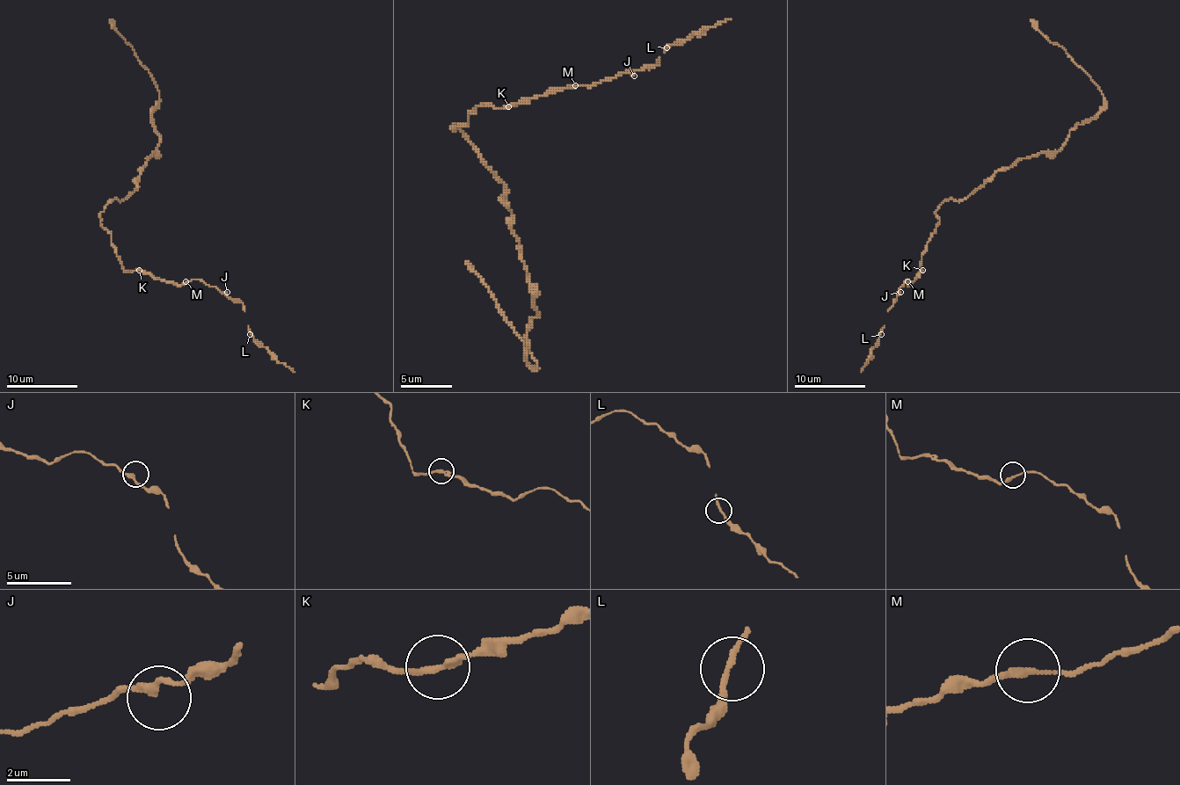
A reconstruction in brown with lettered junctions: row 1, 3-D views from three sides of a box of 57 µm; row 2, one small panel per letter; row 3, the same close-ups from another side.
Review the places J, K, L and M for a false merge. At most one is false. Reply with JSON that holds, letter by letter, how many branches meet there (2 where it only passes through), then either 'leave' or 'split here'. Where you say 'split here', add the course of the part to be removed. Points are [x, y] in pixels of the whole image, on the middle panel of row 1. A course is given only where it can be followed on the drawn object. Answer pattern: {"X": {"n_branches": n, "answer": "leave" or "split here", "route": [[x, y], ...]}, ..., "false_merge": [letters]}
{"J": {"n_branches": 2, "answer": "leave"}, "K": {"n_branches": 2, "answer": "leave"}, "L": {"n_branches": 2, "answer": "leave"}, "M": {"n_branches": 2, "answer": "leave"}, "false_merge": []}

